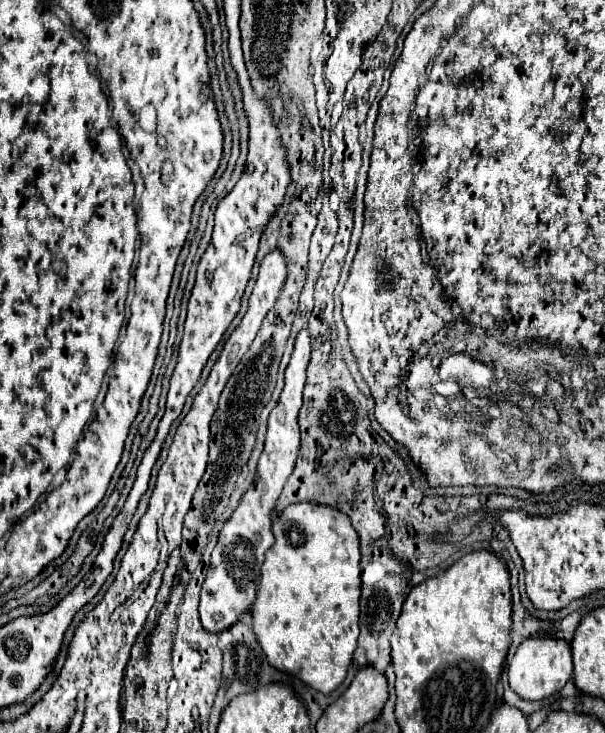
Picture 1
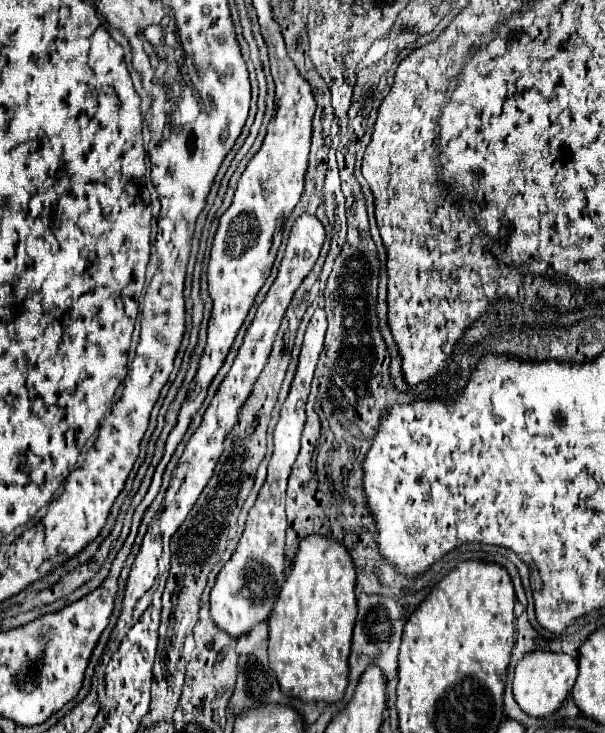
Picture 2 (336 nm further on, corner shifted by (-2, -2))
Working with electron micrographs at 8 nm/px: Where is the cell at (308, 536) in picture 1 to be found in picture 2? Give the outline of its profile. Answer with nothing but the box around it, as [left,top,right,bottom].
[269,534,357,702]

